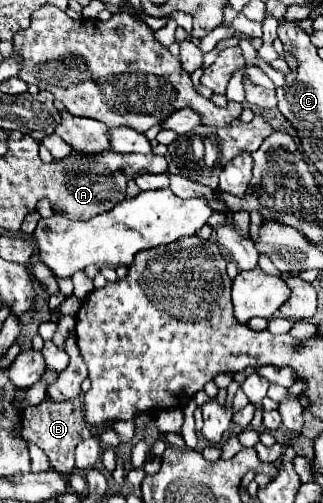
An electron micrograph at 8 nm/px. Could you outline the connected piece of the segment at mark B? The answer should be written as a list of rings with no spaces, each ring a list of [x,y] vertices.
[[[46,398],[38,406],[28,406],[22,412],[22,438],[30,444],[36,444],[42,448],[50,460],[50,466],[60,474],[72,474],[74,466],[74,448],[80,440],[92,438],[92,432],[88,428],[88,422],[84,420],[84,408],[82,400],[66,400],[66,402],[54,402]]]

